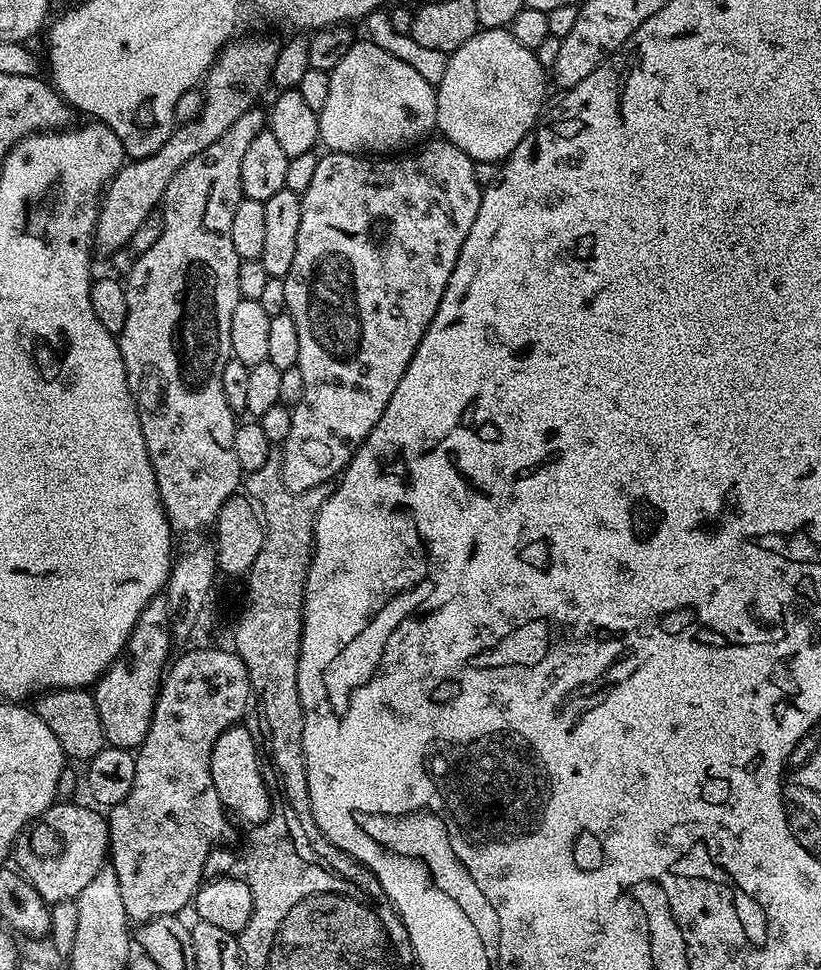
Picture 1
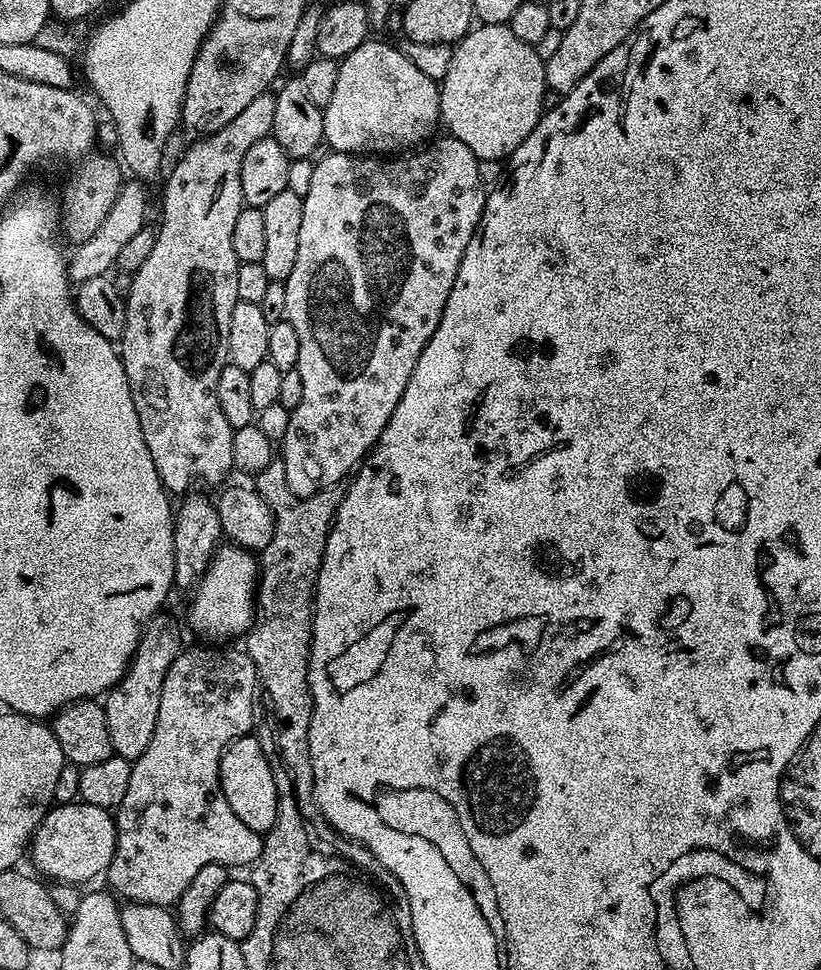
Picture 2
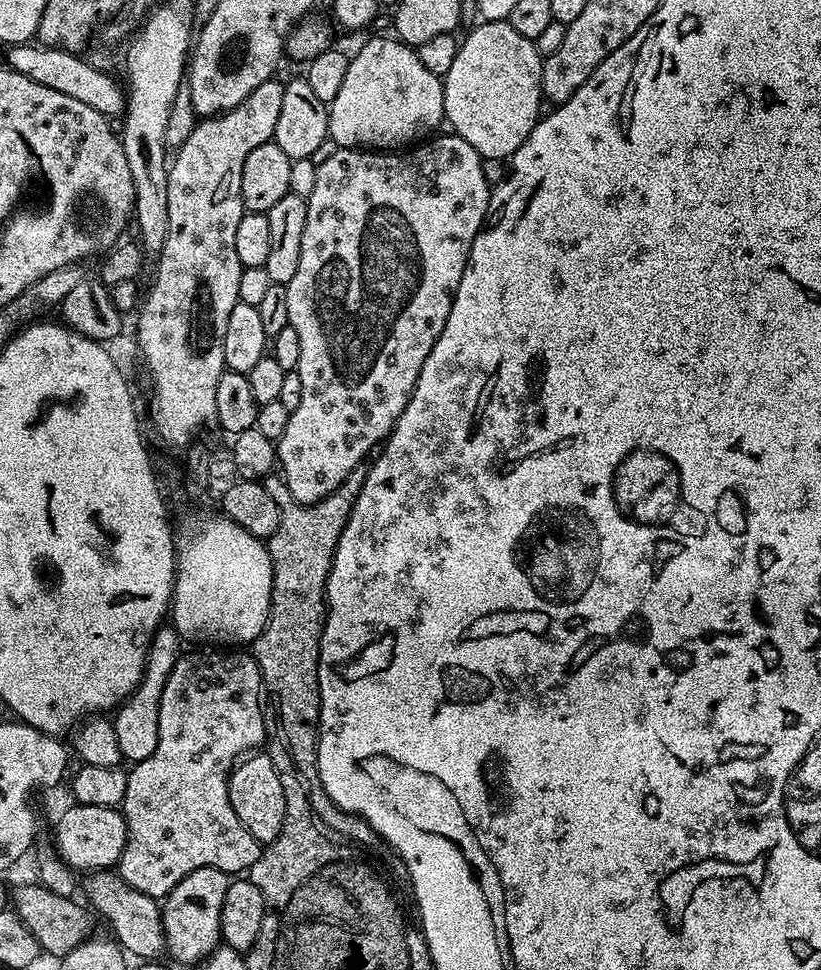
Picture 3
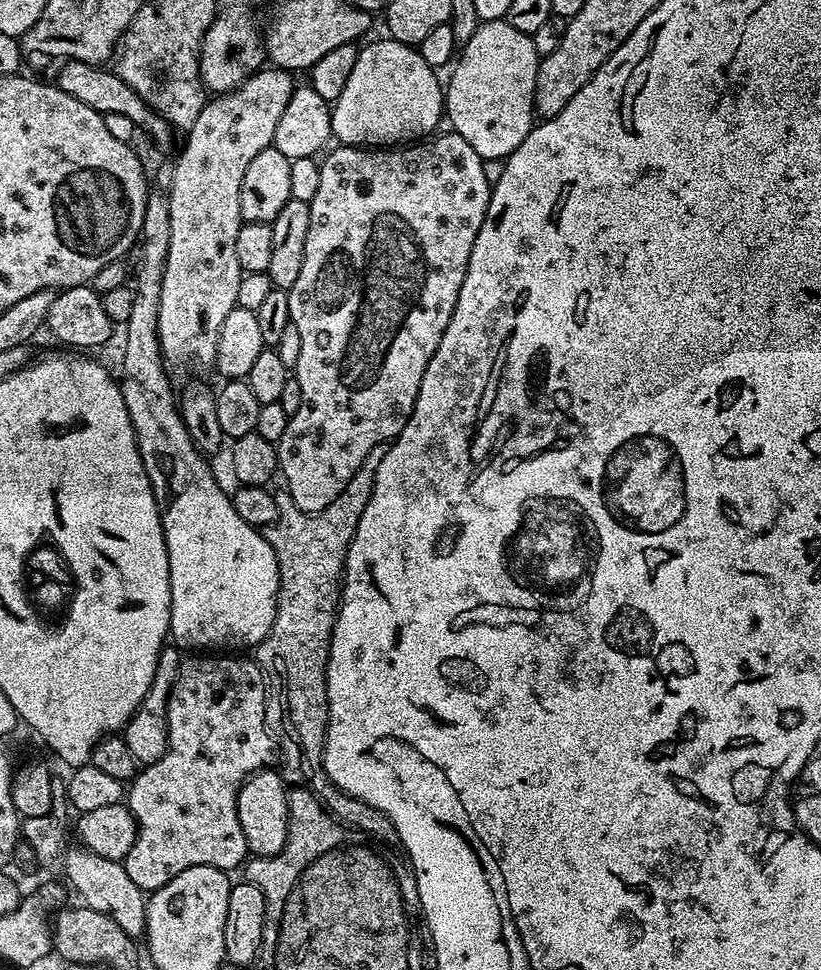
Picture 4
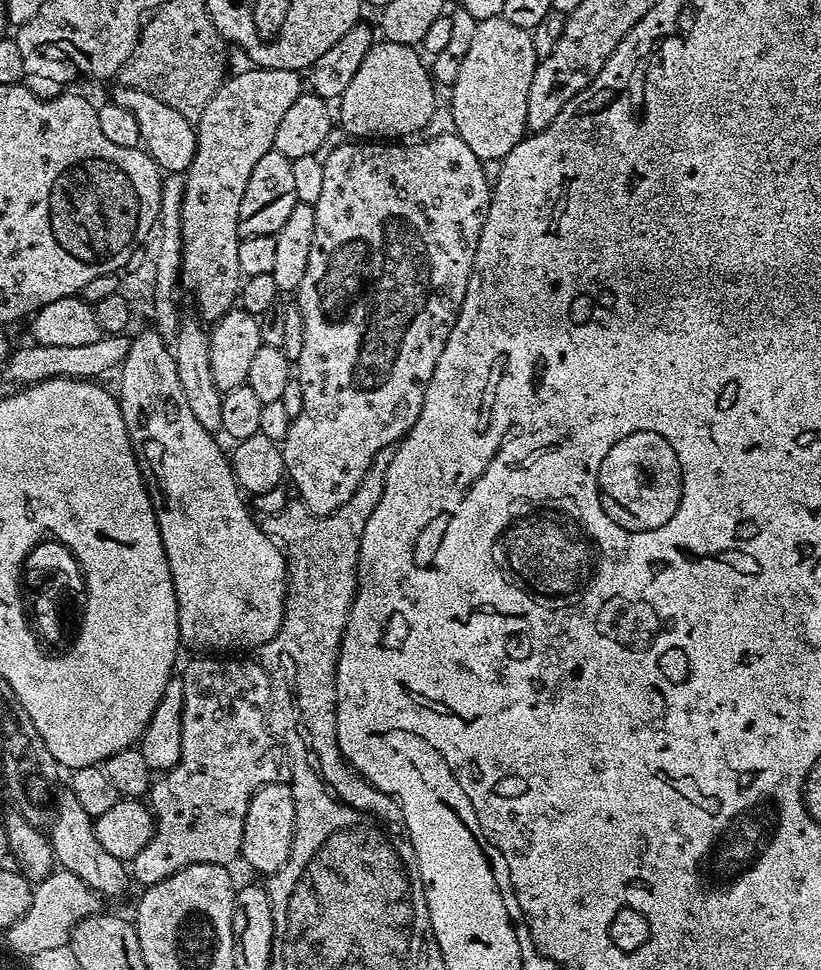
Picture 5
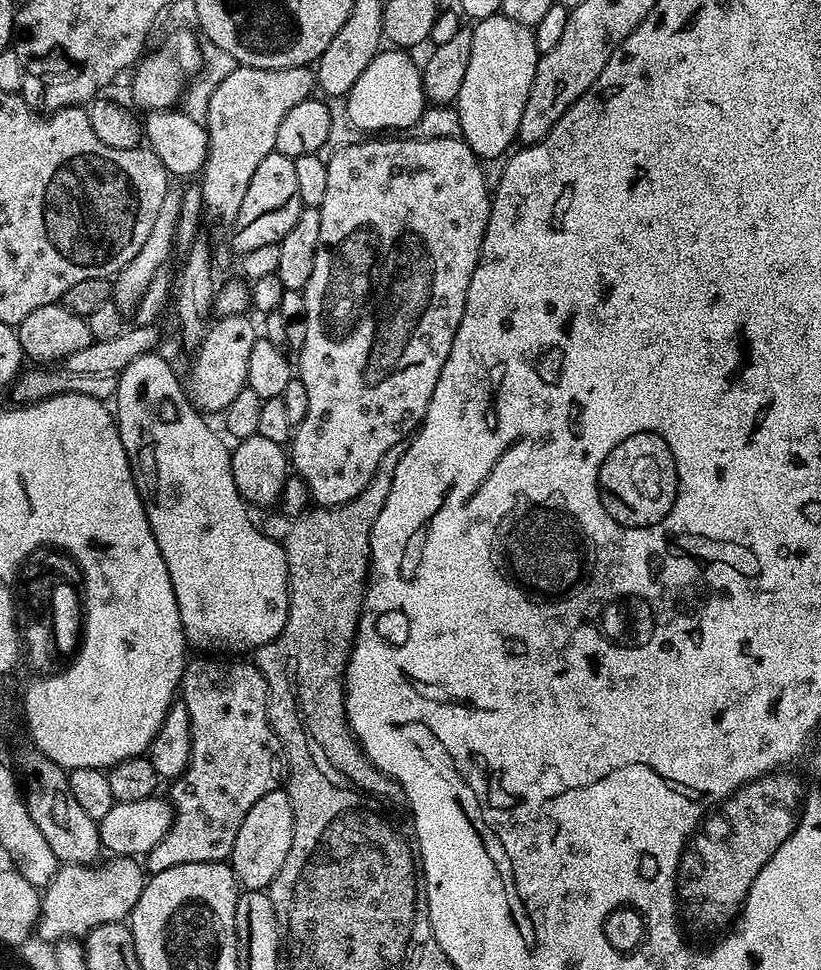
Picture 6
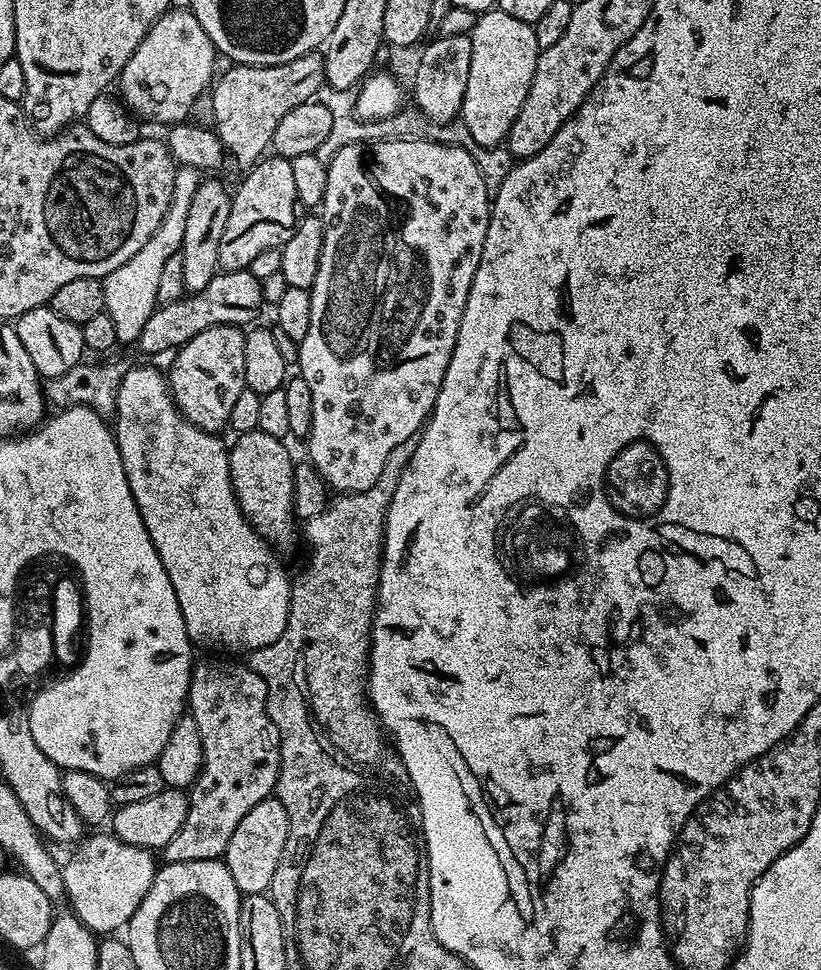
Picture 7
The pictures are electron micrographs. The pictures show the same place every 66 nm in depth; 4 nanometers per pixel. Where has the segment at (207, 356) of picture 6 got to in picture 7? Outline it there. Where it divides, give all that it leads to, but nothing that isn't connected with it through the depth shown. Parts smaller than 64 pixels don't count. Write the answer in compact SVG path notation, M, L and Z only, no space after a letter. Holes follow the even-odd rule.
M215 324L202 334L194 334L190 342L179 349L177 358L171 369L166 372L169 388L172 389L172 401L179 406L180 413L194 426L204 432L223 433L229 427L228 419L238 396L245 390L244 375L246 374L246 338L245 329L235 324Z

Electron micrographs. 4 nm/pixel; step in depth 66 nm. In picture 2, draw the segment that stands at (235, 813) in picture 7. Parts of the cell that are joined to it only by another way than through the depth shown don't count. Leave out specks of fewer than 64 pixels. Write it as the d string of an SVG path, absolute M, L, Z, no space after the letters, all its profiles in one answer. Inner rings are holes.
M200 646L204 648L188 648L185 647L181 651L178 658L174 658L174 662L170 666L170 670L166 674L166 678L162 682L162 702L158 702L158 722L154 722L154 738L150 738L150 746L146 746L146 754L142 754L138 759L132 761L132 769L130 770L130 787L127 788L126 794L122 797L122 802L114 810L114 819L116 821L116 849L114 850L114 858L110 862L106 879L109 880L111 891L117 897L123 898L125 901L134 904L163 904L165 906L175 905L182 898L182 894L186 890L186 886L190 886L190 882L194 882L194 874L198 874L198 870L202 870L202 866L210 866L211 864L221 864L223 868L235 870L235 868L247 869L249 866L255 864L257 858L262 854L264 846L264 836L261 833L250 830L250 826L246 826L246 822L242 822L242 818L238 818L238 814L234 814L234 810L230 810L230 802L226 802L226 794L222 794L222 786L220 785L220 759L226 750L226 746L230 746L230 742L234 742L239 736L249 735L253 731L254 721L258 716L258 681L256 678L256 667L254 662L248 656L247 651L243 647L232 648L236 646Z

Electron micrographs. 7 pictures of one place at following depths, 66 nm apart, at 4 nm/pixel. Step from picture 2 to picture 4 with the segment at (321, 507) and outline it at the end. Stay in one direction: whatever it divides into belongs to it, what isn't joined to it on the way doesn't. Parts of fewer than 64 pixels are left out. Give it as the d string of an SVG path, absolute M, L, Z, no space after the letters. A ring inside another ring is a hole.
M379 444L370 450L366 462L350 478L346 490L326 506L321 512L303 512L294 506L292 495L287 490L275 493L279 516L275 523L267 529L266 535L278 562L280 575L280 593L276 599L276 617L270 634L255 649L254 656L258 661L269 689L276 691L280 704L284 707L284 716L288 719L291 739L303 749L303 759L319 761L324 746L324 733L328 731L328 699L326 698L326 666L328 651L332 641L332 627L340 611L340 585L344 578L344 563L350 542L354 538L354 530L358 530L358 518L362 518L362 510L366 510L366 502L370 502L370 494L374 486L374 474L378 474L378 466L382 466L382 458L386 458L388 444Z

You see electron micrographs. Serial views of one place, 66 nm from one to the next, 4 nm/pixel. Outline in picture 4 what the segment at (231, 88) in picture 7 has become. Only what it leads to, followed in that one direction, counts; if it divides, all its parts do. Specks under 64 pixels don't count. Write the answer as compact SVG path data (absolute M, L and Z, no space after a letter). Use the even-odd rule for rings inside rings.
M275 66L261 67L249 80L233 92L221 92L205 103L202 114L183 137L184 149L174 160L173 185L166 192L170 210L170 250L166 258L160 305L158 306L158 338L165 361L172 364L193 364L211 369L216 362L218 338L226 314L237 308L239 282L242 277L234 242L241 226L240 195L242 177L250 162L262 150L272 147L278 118L286 111L286 102L294 87L291 71Z

